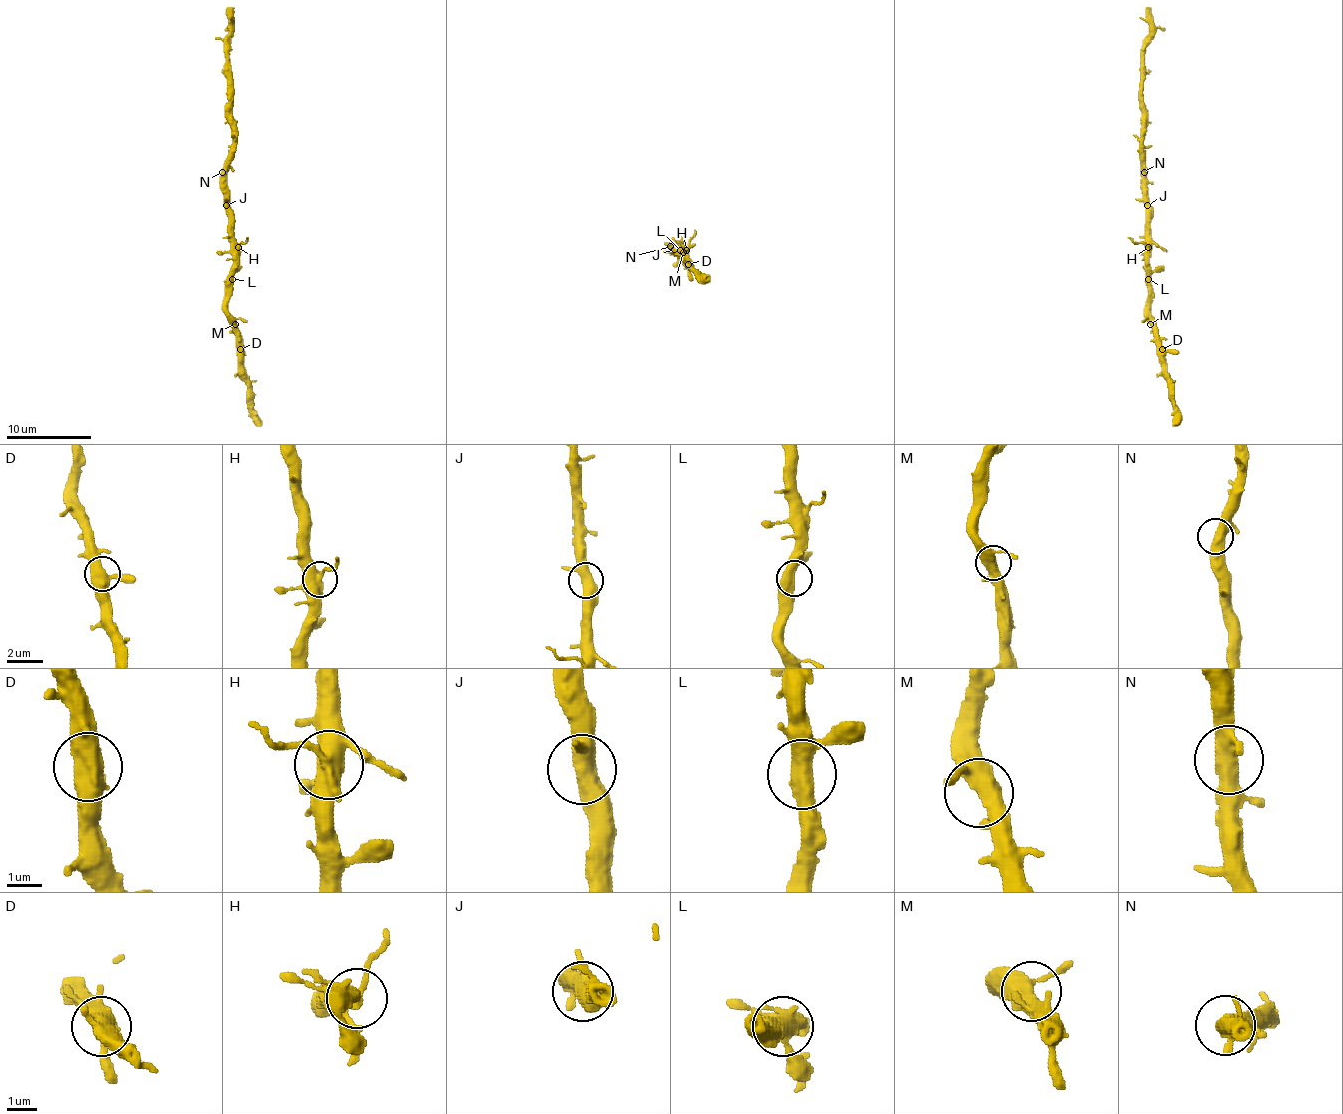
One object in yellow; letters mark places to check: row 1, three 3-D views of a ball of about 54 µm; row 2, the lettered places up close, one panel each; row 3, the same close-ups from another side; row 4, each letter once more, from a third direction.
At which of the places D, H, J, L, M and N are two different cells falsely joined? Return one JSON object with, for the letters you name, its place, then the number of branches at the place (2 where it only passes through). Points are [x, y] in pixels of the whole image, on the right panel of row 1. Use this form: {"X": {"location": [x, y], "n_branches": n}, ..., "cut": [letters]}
{"cut": []}

